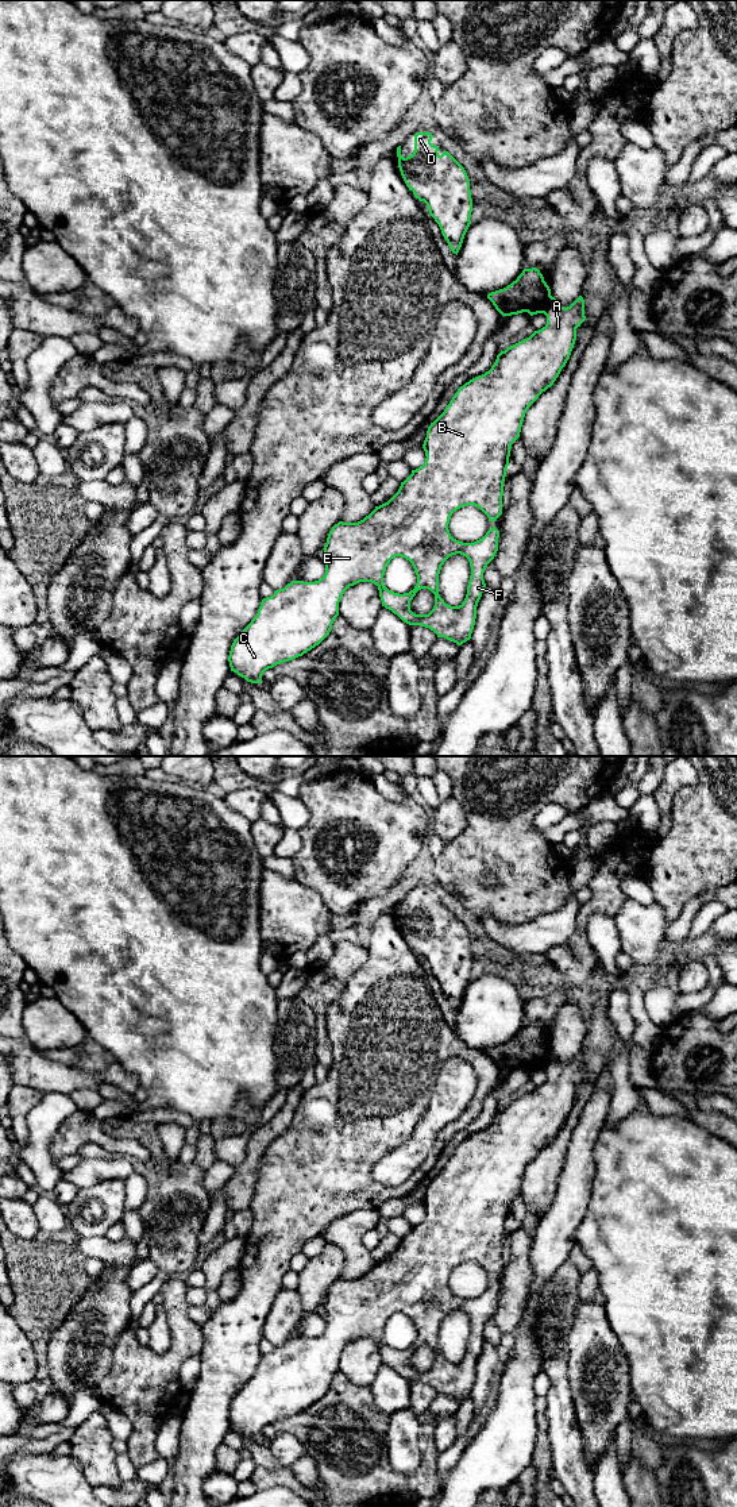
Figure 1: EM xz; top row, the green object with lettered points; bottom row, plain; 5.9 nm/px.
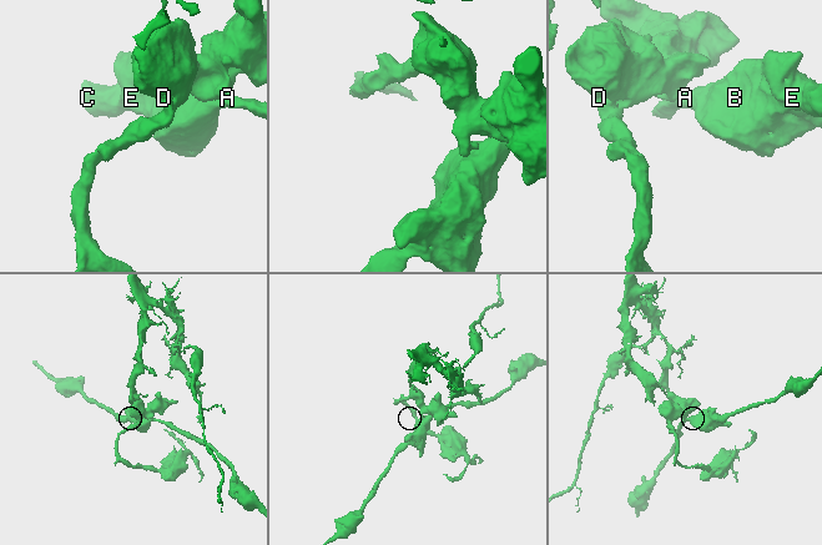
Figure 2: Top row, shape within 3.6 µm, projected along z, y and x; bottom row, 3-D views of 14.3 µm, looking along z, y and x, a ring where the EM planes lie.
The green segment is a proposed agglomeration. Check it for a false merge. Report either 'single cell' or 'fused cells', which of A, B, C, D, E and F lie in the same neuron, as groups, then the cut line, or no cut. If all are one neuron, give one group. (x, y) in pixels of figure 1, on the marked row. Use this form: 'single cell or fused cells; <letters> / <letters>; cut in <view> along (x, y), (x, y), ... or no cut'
fused cells; A B C E F / D; cut in xz along (551, 296), (543, 312)

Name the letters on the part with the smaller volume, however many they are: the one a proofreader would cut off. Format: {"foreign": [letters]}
{"foreign": ["D"]}

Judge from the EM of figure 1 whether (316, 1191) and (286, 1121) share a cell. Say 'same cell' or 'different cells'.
different cells

